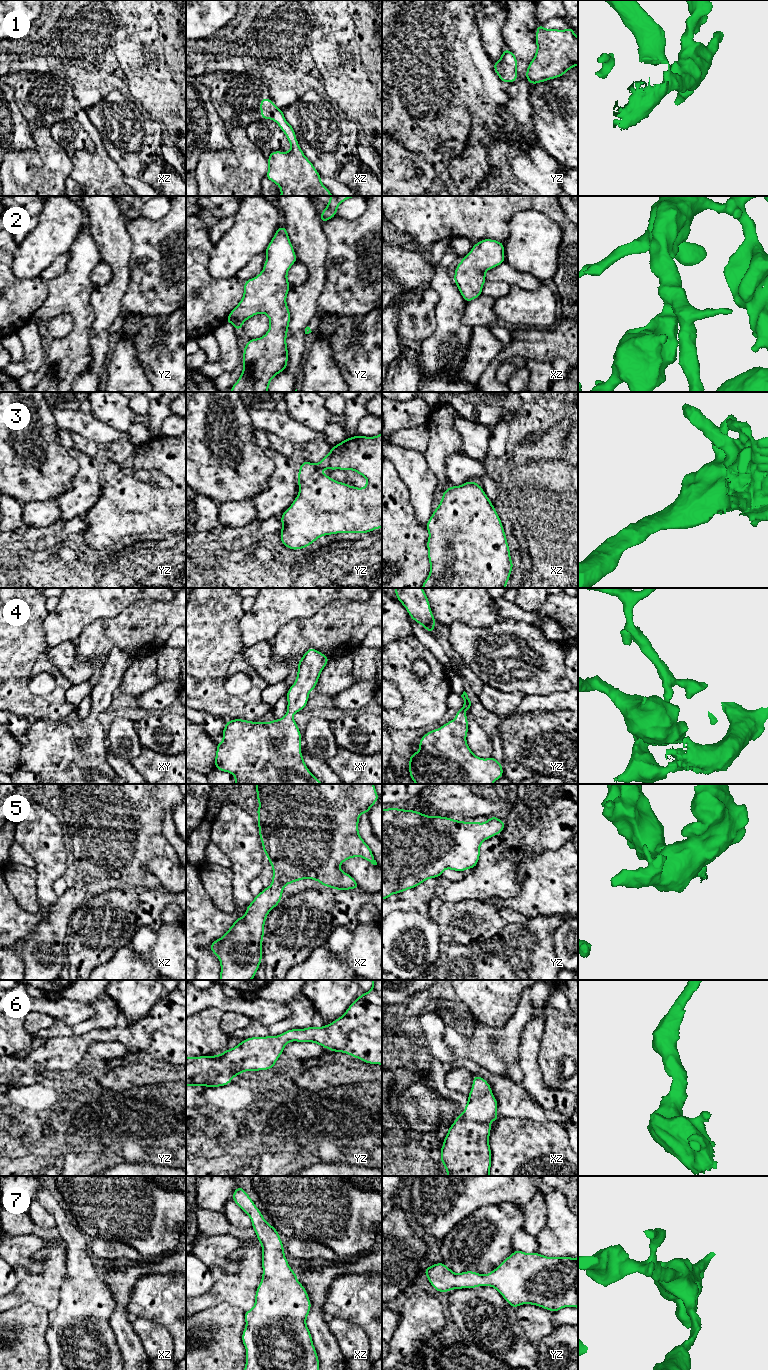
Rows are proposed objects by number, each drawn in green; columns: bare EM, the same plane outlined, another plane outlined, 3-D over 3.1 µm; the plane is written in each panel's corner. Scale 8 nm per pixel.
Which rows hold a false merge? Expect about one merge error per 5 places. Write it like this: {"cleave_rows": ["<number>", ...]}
{"cleave_rows": []}

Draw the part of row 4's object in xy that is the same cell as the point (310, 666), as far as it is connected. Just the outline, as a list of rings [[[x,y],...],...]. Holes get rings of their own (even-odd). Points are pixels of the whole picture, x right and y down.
[[[310,647],[298,662],[295,683],[289,688],[287,713],[282,719],[263,723],[243,719],[226,721],[223,742],[217,741],[215,768],[235,776],[234,784],[323,784],[311,774],[300,751],[301,733],[293,714],[306,707],[309,693],[315,689],[329,658]]]

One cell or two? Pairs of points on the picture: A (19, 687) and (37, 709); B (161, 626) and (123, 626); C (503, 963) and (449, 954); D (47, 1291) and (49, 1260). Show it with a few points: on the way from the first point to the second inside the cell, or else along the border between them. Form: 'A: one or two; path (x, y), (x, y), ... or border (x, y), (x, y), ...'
A: one; path (20, 692), (32, 704)
B: one; path (152, 626), (132, 626)
C: one; path (490, 965), (475, 965), (471, 961), (462, 961)
D: one; path (48, 1283), (49, 1268)

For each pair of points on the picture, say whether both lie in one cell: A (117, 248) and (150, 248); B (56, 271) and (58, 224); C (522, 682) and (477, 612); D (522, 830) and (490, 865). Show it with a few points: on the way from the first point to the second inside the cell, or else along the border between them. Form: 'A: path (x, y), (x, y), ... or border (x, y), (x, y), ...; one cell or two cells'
A: border (126, 225), (131, 240), (130, 271); two cells
B: border (68, 251), (60, 254), (40, 274); two cells
C: border (500, 618), (486, 627), (471, 627), (463, 623); two cells
D: path (514, 839), (499, 857); one cell

